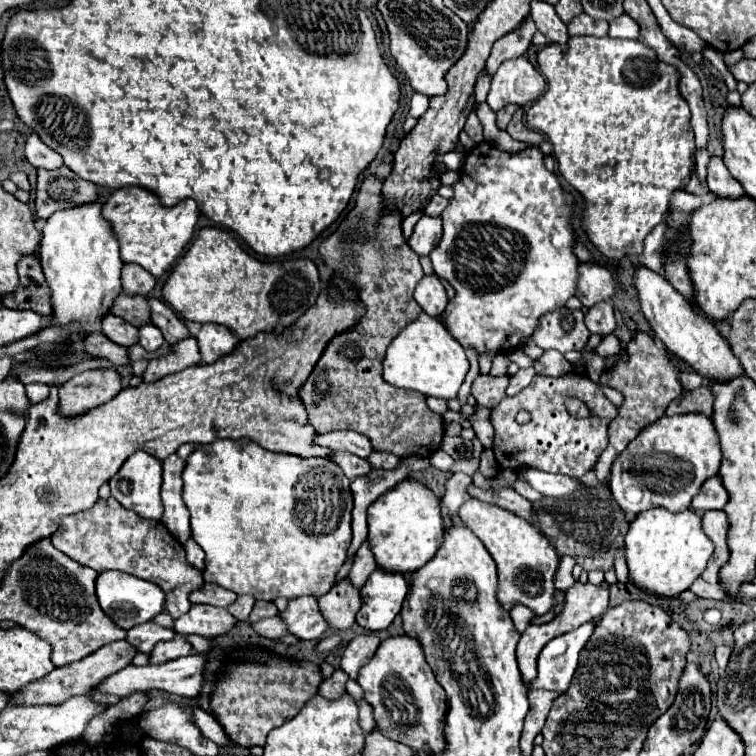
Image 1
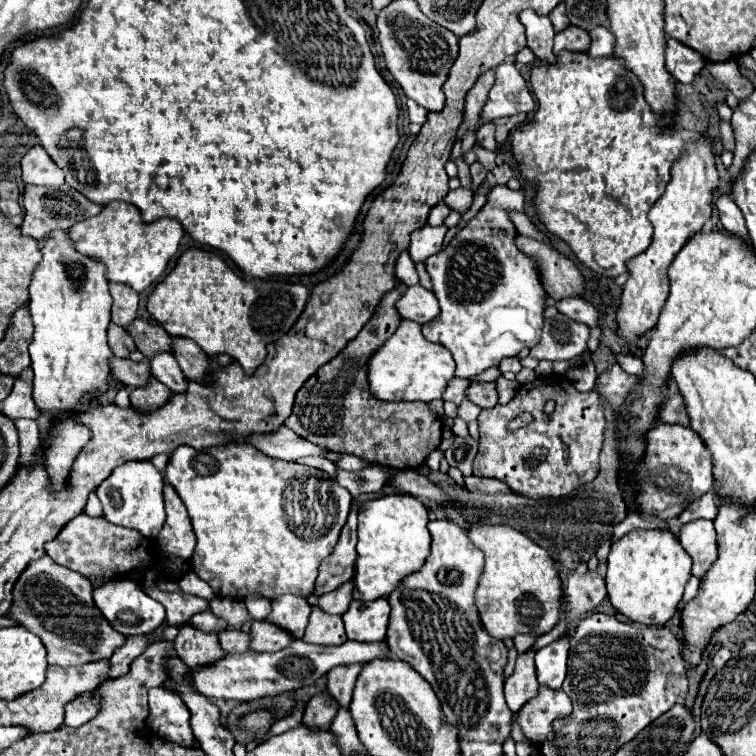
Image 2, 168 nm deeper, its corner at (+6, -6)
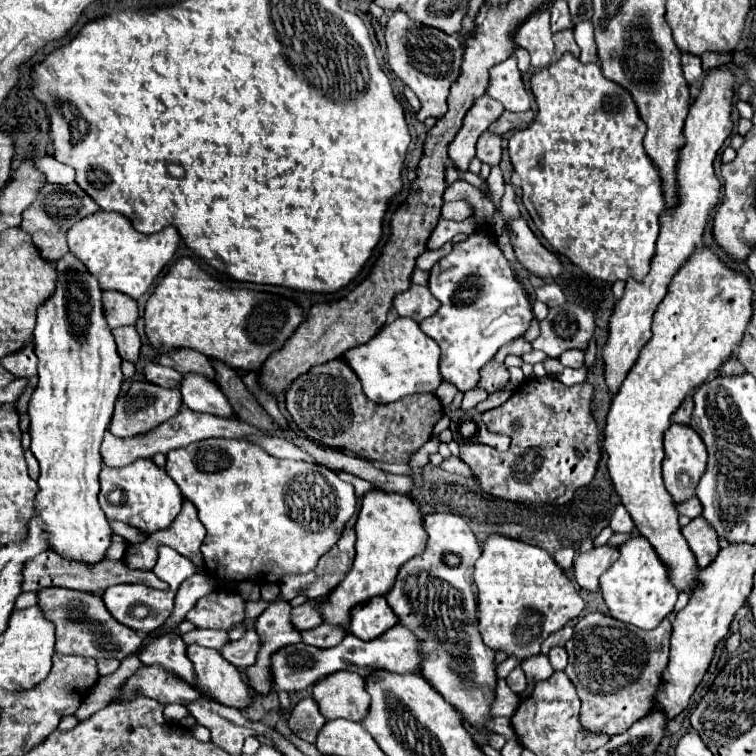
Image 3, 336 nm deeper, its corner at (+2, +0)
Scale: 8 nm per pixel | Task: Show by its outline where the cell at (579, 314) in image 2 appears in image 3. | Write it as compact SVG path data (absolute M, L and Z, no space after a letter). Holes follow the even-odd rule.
M548 283L548 285L540 287L540 289L536 289L536 299L542 301L542 303L546 303L548 307L560 307L560 305L568 303L564 291L556 283Z

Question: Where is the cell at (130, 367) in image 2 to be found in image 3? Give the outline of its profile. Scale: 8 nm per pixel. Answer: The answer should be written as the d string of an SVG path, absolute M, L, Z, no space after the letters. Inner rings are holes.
M146 363L144 367L144 377L150 383L156 383L160 387L178 387L180 385L180 373L176 373L170 367L162 367L158 363Z

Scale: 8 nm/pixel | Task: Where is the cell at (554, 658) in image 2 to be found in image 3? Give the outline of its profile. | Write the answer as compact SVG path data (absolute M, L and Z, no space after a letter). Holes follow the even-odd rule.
M556 647L556 649L550 649L548 659L550 659L550 665L554 667L554 671L562 671L562 669L566 667L568 653L566 653L566 649L564 649L564 647Z

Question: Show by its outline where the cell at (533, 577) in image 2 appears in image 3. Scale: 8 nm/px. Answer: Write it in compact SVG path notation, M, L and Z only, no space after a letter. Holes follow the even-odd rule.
M490 535L482 543L482 557L476 561L474 581L478 587L478 631L484 637L484 643L494 651L504 649L508 655L516 655L520 659L536 655L542 641L550 633L562 629L584 609L584 601L578 595L576 587L556 565L554 557L548 551L522 541L514 541L504 535Z

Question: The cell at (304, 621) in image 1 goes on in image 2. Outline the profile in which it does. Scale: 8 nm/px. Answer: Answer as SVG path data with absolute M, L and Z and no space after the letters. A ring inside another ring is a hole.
M254 621L252 629L250 629L250 651L256 653L274 653L284 649L288 643L292 643L294 639L290 635L284 635L282 631L278 631L278 627L272 627L270 623L264 621Z

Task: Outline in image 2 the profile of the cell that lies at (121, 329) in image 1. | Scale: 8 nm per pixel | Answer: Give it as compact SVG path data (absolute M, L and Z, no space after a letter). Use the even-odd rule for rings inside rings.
M114 323L108 327L108 345L112 353L120 359L126 359L132 351L136 351L136 345L128 335L128 331L124 327L116 327Z

